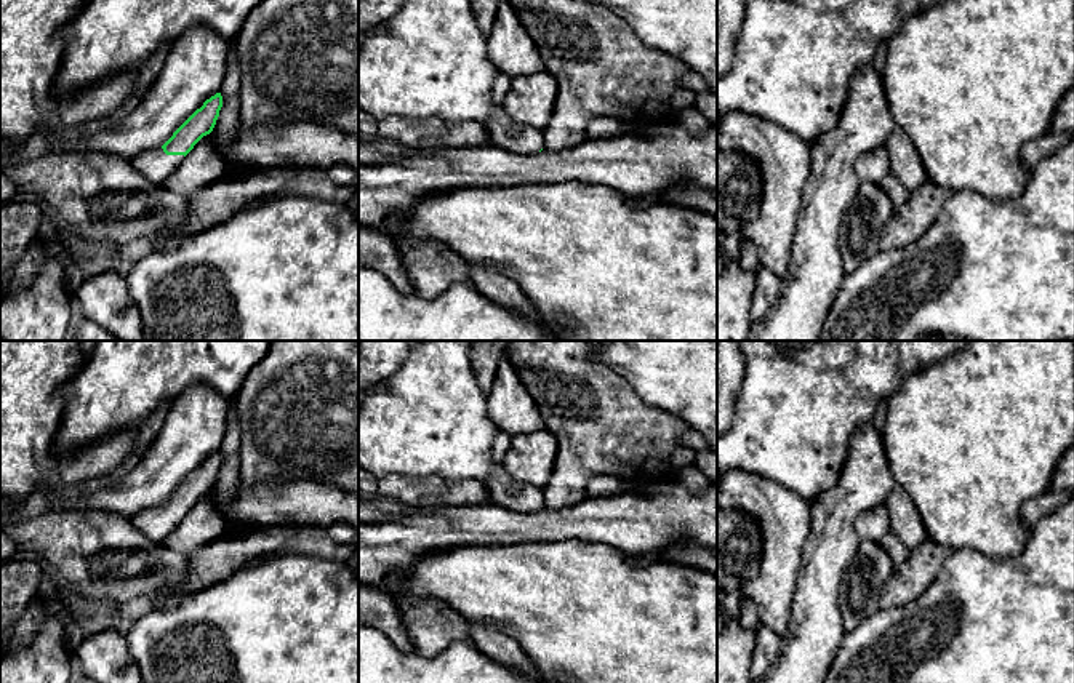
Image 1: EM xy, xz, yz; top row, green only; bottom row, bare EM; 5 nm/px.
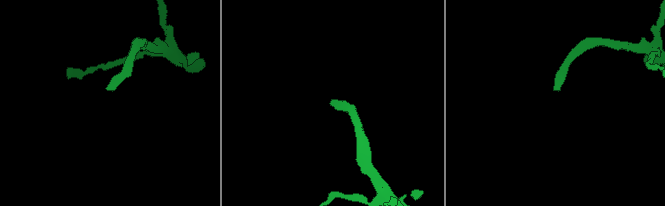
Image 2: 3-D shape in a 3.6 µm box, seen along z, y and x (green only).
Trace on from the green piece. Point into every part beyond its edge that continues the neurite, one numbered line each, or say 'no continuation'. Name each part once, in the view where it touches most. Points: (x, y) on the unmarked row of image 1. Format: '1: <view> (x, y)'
1: xy (156, 523)

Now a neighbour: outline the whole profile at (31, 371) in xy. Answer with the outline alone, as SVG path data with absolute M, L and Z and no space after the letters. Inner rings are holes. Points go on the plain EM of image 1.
M0 341L0 497L8 501L26 499L37 491L40 485L70 486L115 470L134 449L139 429L114 432L82 449L74 456L54 456L53 441L59 430L64 414L64 405L59 401L59 389L70 381L83 366L88 355L80 349L80 341Z

